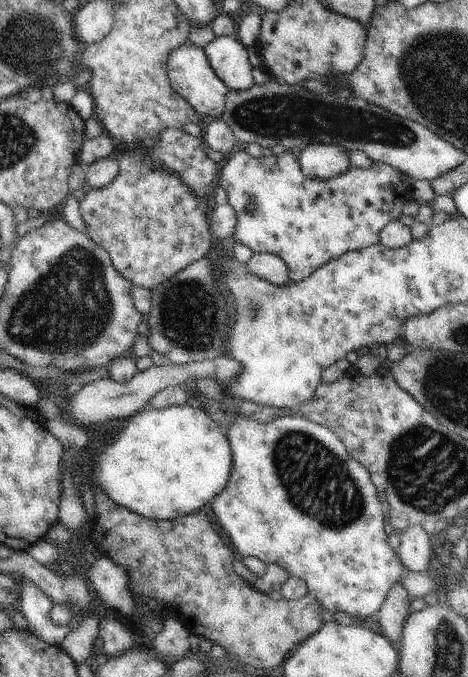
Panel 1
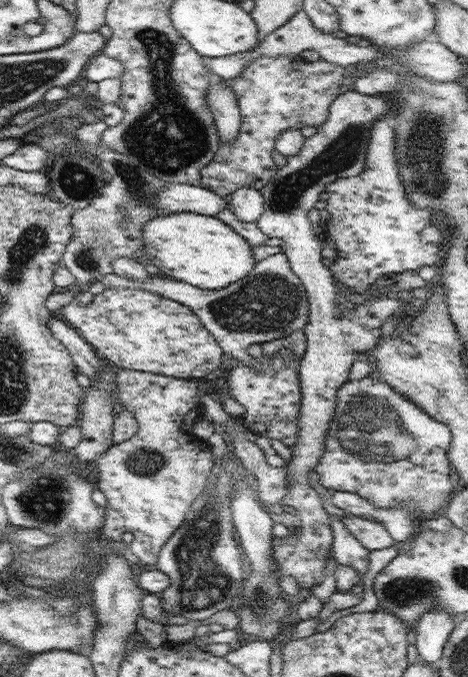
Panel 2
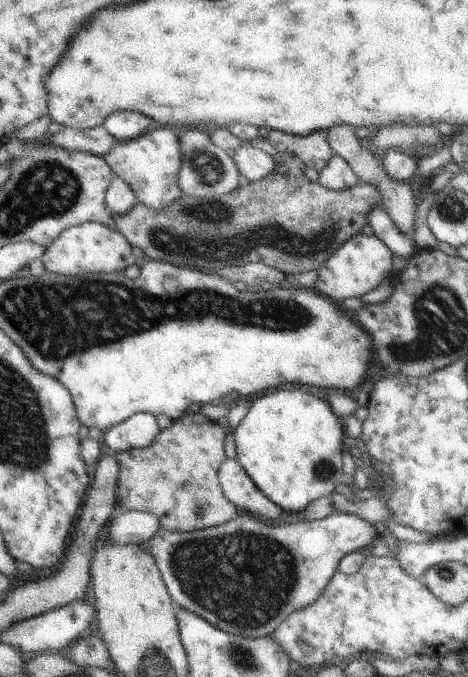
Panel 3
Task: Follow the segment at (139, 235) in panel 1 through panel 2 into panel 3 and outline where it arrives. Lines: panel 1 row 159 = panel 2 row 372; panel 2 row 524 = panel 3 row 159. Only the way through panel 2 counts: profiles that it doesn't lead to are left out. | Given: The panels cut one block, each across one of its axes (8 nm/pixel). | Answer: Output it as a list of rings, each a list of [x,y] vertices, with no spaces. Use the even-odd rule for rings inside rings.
[[[160,126],[126,143],[116,142],[103,158],[114,175],[126,180],[132,187],[137,200],[147,207],[161,209],[183,194],[178,184],[178,173],[182,162],[178,133]]]

